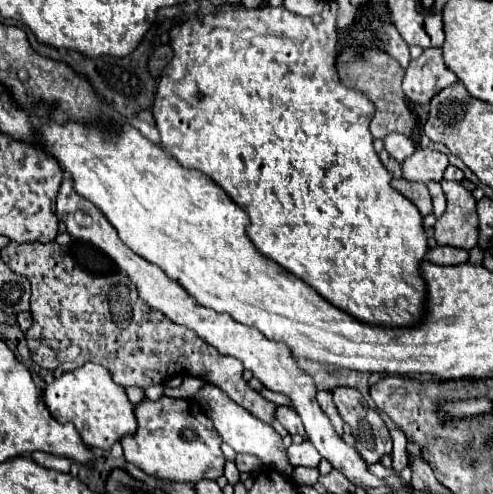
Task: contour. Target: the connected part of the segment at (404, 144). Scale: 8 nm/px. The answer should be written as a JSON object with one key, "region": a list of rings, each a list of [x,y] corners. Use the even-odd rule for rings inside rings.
{"region":[[[391,133],[391,135],[385,137],[385,151],[387,151],[393,159],[397,159],[399,163],[403,163],[409,155],[413,155],[415,145],[413,145],[413,141],[411,141],[409,137],[399,135],[399,133]]]}

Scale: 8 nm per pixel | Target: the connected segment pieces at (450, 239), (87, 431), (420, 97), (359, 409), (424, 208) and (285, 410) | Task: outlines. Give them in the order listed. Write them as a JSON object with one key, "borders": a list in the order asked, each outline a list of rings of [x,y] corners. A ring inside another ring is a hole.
{"borders":[[[[441,181],[447,209],[435,223],[435,241],[459,249],[477,245],[477,209],[473,195],[457,181]]],[[[85,363],[75,371],[63,373],[43,389],[43,401],[59,423],[73,423],[83,443],[95,449],[109,451],[119,439],[137,431],[135,409],[127,399],[125,389],[117,385],[111,379],[111,373],[101,365]]],[[[425,49],[423,55],[409,63],[403,79],[403,93],[411,103],[427,105],[435,93],[453,85],[457,75],[445,67],[441,49]]],[[[351,387],[331,389],[335,407],[343,421],[353,429],[355,449],[367,463],[377,463],[383,455],[389,455],[393,449],[385,421],[373,411],[363,395]]],[[[393,179],[391,185],[401,193],[405,195],[417,209],[419,213],[425,217],[433,211],[431,207],[431,197],[429,197],[429,191],[425,187],[425,183],[413,183],[413,181],[407,181],[407,179]]],[[[277,407],[275,409],[275,419],[291,433],[291,435],[295,435],[295,433],[305,433],[303,431],[303,427],[301,427],[301,417],[297,415],[297,411],[293,411],[293,407]]]]}

